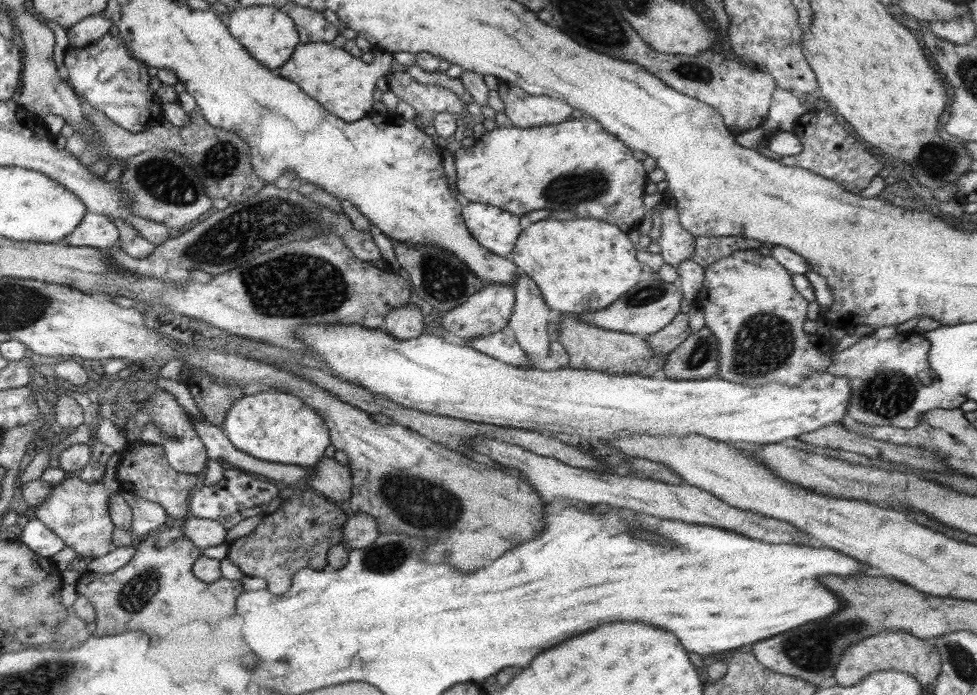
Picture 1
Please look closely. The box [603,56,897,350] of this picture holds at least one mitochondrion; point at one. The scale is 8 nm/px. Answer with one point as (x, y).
(697, 71)

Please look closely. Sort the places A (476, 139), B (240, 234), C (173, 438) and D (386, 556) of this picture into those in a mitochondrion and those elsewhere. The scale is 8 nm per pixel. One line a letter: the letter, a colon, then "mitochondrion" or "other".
A: other
B: mitochondrion
C: mitochondrion
D: mitochondrion

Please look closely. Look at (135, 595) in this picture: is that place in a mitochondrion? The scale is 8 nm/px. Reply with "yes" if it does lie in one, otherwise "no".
yes

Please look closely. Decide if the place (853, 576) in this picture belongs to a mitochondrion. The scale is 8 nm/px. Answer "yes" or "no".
no

